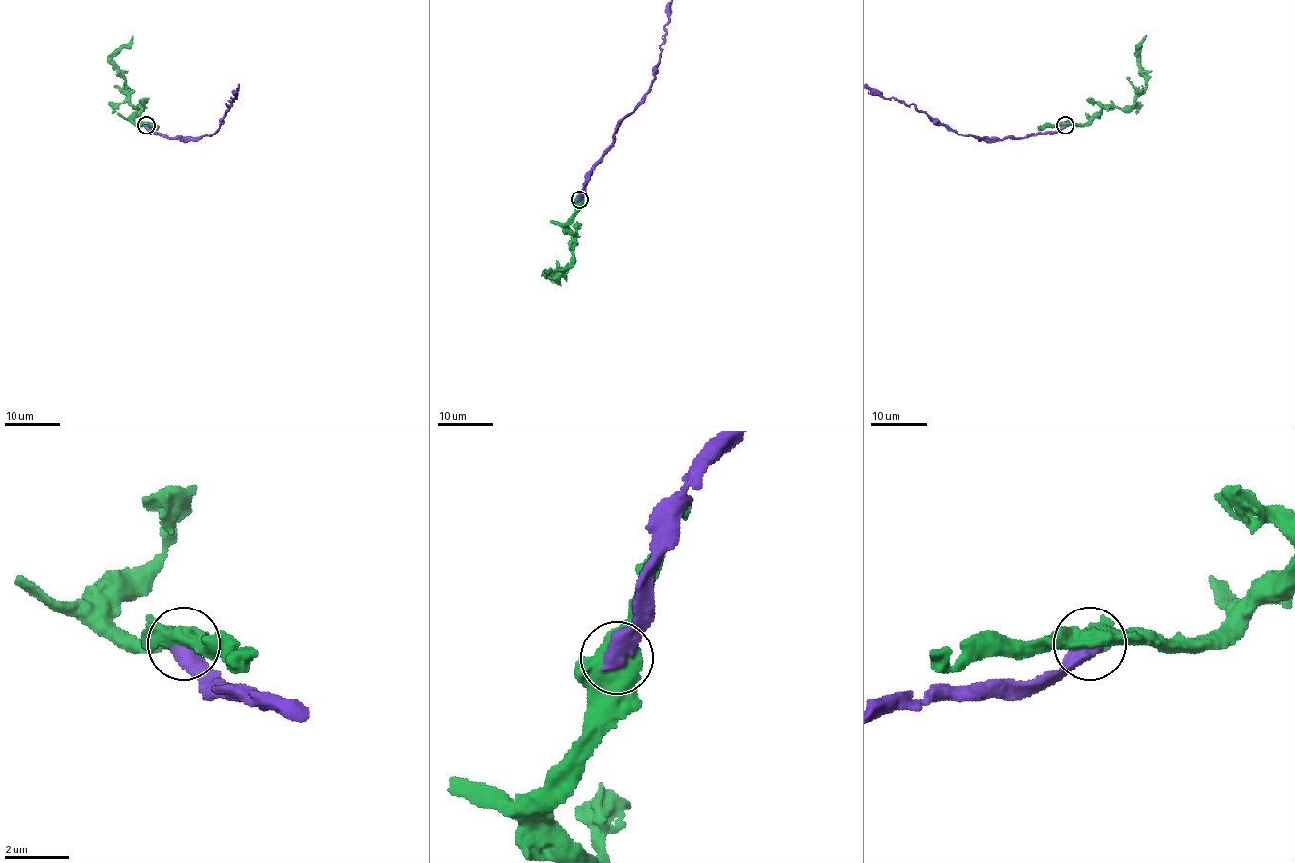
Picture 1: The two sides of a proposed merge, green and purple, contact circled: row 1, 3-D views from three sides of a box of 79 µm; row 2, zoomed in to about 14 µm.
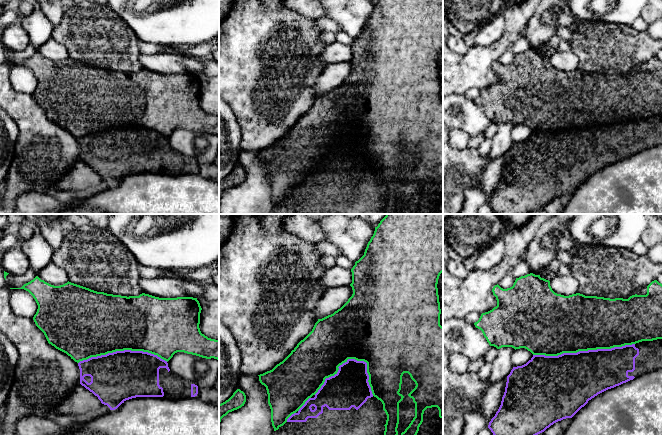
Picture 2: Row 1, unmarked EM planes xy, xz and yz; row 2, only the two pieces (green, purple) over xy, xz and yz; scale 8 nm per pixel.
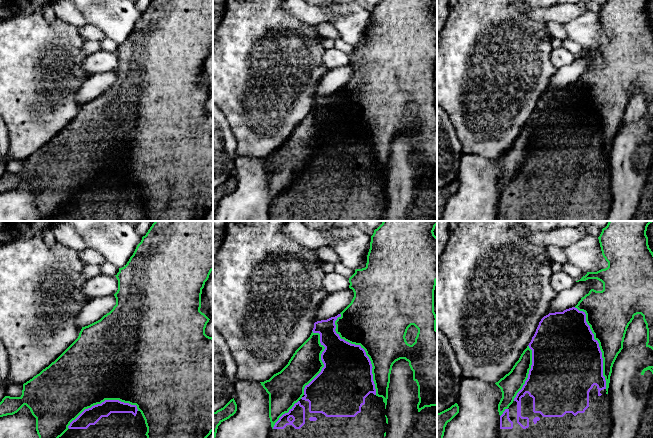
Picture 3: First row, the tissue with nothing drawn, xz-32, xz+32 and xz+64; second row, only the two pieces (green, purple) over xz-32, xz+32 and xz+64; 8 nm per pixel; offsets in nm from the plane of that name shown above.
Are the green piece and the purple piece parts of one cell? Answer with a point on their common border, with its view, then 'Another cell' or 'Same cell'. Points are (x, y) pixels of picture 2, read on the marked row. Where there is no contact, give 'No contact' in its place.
Touches green at yz (583, 350). Another cell

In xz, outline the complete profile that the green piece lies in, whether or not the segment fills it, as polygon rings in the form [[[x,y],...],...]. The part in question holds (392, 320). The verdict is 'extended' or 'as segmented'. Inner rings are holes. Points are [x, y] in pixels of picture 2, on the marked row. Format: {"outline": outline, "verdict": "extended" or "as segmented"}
{"outline": [[[386,214],[380,221],[370,241],[367,244],[364,255],[355,262],[351,269],[352,272],[352,287],[353,294],[348,301],[333,314],[328,315],[322,319],[318,319],[312,331],[301,340],[291,353],[272,370],[258,375],[259,381],[266,387],[268,394],[268,404],[271,409],[271,422],[274,431],[283,426],[287,419],[305,404],[305,402],[315,395],[325,379],[337,374],[339,366],[347,362],[348,359],[355,359],[357,361],[364,361],[367,363],[367,373],[369,375],[369,385],[374,397],[380,400],[383,404],[383,410],[387,415],[384,435],[398,435],[399,424],[399,403],[404,396],[400,394],[402,376],[408,373],[411,379],[415,382],[415,388],[408,394],[415,403],[415,417],[401,435],[417,435],[419,427],[423,422],[423,414],[427,408],[437,407],[439,410],[439,417],[443,418],[443,327],[440,325],[440,302],[438,295],[438,279],[443,272],[443,214]]], "verdict": "as segmented"}

